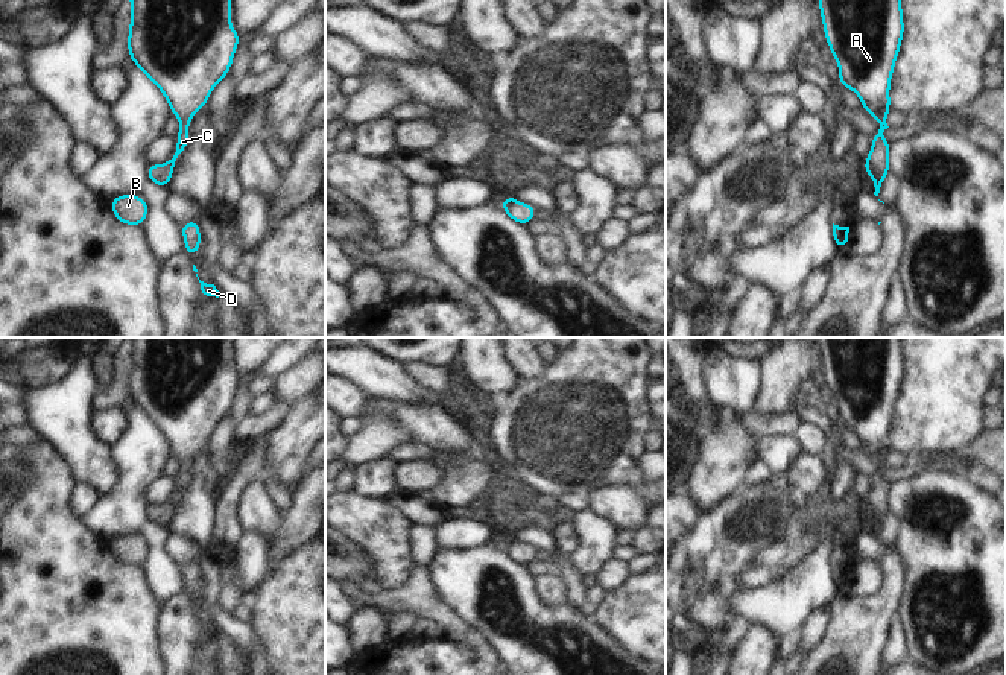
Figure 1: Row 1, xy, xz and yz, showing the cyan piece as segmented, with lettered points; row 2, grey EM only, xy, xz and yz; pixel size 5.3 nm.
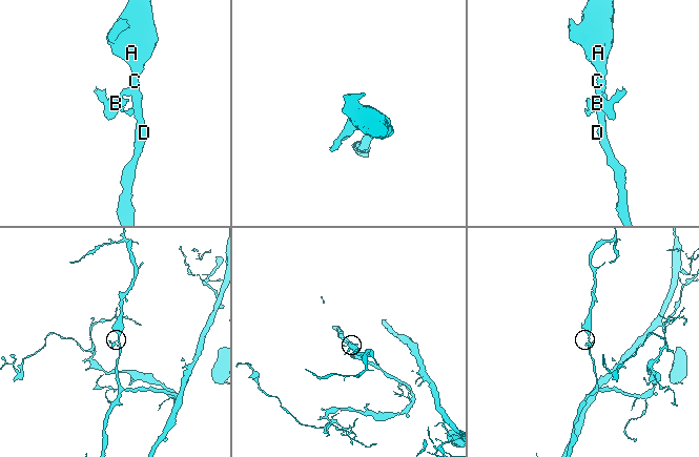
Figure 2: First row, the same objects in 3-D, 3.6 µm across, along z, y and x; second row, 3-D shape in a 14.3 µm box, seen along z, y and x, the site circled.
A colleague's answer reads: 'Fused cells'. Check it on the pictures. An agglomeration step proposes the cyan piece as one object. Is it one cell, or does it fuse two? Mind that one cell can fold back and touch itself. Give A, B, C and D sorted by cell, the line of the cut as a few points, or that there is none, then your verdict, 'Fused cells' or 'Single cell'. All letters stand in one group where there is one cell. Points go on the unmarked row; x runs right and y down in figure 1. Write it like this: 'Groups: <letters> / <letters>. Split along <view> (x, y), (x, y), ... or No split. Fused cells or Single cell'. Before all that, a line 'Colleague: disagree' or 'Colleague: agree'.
Colleague: agree
Groups: A C D / B. Split along xy (169, 500), (173, 507). Fused cells

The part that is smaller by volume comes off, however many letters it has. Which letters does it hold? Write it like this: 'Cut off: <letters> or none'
Cut off: B

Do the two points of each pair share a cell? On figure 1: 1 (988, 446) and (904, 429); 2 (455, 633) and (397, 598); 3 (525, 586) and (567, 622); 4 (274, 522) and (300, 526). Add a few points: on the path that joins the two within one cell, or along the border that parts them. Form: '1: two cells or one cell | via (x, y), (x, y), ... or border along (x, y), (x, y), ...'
1: two cells | border along (983, 430), (971, 444)
2: one cell | via (441, 617), (420, 598), (412, 598)
3: one cell | via (528, 598), (555, 622)
4: two cells | border along (283, 513), (283, 531), (268, 548)

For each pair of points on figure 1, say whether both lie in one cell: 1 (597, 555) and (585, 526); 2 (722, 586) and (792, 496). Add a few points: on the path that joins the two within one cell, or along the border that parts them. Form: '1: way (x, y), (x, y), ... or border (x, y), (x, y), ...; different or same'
1: way (596, 548), (596, 537), (593, 534); same
2: way (722, 563), (769, 516); same

